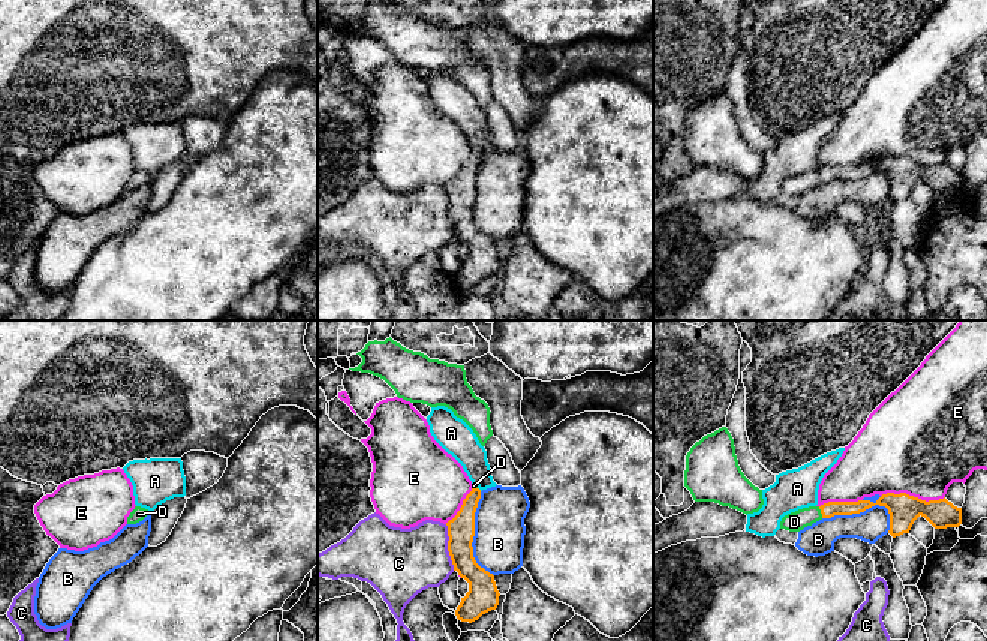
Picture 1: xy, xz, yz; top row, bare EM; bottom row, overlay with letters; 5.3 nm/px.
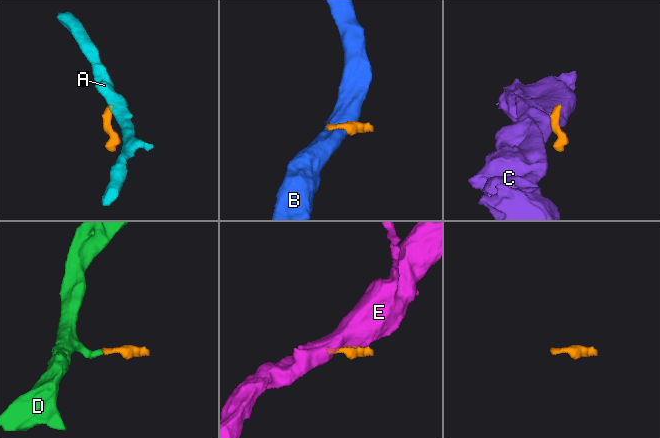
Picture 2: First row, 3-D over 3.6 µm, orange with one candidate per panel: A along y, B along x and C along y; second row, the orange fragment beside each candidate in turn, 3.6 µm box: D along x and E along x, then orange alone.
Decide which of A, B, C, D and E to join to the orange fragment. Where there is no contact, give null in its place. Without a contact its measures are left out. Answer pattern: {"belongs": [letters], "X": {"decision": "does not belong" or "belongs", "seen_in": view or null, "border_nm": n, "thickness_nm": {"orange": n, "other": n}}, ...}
{"belongs": ["D"], "A": {"decision": "does not belong", "seen_in": null}, "B": {"decision": "does not belong", "seen_in": "yz", "border_nm": 380, "thickness_nm": {"orange": 170, "other": 170}}, "C": {"decision": "does not belong", "seen_in": "xz", "border_nm": 260, "thickness_nm": {"orange": 140, "other": 360}}, "D": {"decision": "belongs", "seen_in": "yz", "border_nm": 70, "thickness_nm": {"orange": 80, "other": 110}}, "E": {"decision": "does not belong", "seen_in": "yz", "border_nm": 340, "thickness_nm": {"orange": 170, "other": 480}}}

